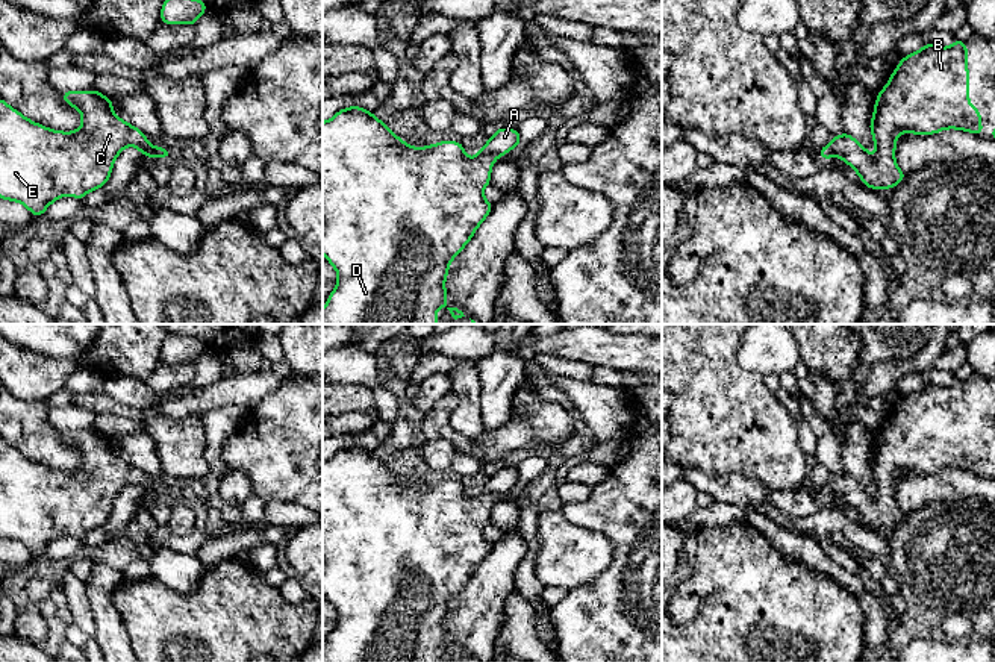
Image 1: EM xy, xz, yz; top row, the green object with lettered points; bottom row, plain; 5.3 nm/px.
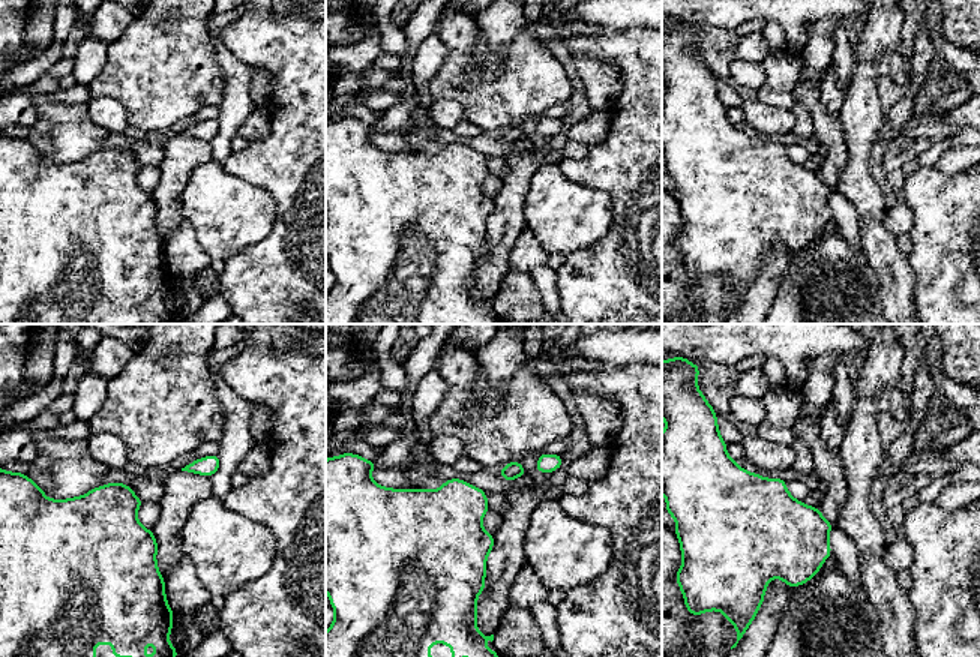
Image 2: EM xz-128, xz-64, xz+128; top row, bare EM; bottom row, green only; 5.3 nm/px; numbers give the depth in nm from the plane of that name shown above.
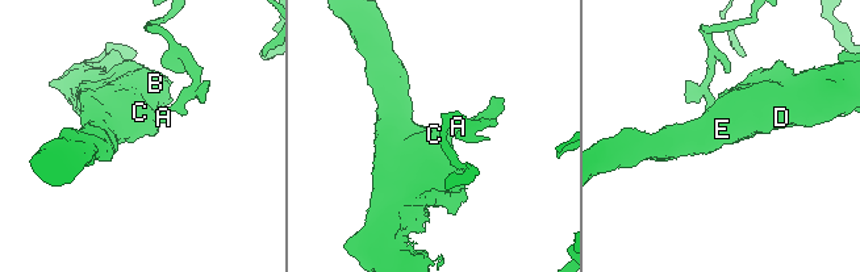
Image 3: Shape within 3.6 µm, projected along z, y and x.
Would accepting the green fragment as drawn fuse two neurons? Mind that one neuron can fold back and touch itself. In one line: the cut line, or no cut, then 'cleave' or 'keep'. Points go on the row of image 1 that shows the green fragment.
cut xz (480, 150), (495, 158); cleave

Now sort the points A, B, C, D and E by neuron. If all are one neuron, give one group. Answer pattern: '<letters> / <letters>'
A / B C D E

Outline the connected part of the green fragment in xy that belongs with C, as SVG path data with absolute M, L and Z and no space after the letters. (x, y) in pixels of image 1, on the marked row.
M65 91L62 100L82 114L80 129L73 132L48 129L26 118L0 98L0 198L21 203L35 217L41 217L53 201L64 195L82 200L88 192L104 186L117 156L126 147L135 145L145 156L154 148L138 127L114 114L112 98L98 91Z

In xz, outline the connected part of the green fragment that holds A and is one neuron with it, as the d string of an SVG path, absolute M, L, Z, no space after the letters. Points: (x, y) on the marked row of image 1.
M498 127L488 142L480 148L480 151L501 158L512 148L516 148L519 144L521 138L518 129Z

